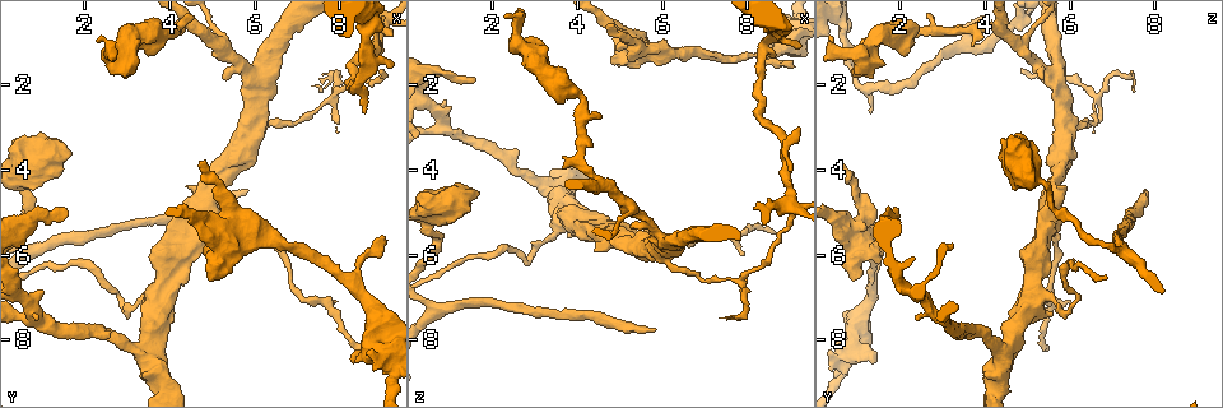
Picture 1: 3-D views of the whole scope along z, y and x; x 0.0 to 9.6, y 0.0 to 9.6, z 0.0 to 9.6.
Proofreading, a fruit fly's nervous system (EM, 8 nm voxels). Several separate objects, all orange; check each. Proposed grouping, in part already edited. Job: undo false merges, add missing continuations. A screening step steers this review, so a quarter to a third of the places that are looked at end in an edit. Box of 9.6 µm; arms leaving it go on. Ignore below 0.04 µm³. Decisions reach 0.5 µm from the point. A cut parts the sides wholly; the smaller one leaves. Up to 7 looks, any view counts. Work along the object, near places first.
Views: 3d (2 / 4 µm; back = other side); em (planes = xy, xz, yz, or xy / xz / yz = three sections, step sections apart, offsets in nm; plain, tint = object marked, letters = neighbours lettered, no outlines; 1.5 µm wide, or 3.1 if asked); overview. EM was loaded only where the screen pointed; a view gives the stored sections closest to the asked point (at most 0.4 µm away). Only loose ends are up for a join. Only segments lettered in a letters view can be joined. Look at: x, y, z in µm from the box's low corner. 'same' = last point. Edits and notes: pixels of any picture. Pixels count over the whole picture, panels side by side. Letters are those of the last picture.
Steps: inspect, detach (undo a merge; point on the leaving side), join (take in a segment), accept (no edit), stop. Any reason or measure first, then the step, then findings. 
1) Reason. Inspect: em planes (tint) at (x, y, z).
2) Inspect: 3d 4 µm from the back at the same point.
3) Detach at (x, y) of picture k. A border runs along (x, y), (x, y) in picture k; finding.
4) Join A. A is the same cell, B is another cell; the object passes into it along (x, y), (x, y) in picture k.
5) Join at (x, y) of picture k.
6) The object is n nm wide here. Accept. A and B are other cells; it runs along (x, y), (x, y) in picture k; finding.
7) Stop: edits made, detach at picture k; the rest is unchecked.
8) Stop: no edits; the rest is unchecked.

Thick turns thin. Inspect: em planes (tint) at (3.75, 0.70, 2.05).

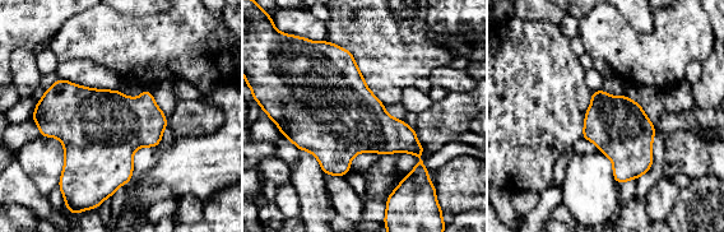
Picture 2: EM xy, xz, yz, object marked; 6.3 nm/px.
What lies round it. Inspect: em planes (letters) at the same point.

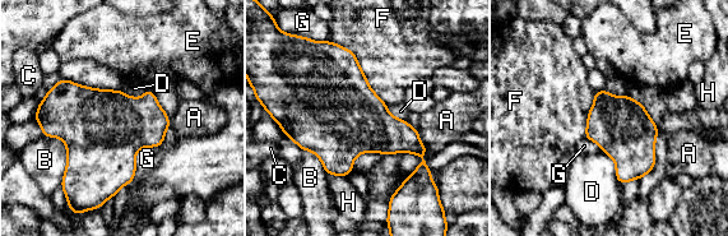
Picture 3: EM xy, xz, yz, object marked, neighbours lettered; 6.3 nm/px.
Accept. A, B, C, D, E, F, G and H are other cells; a border runs along (603, 152), (613, 161), (621, 184) in picture 3; continuous, no second neuron.

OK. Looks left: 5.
Inspect: em planes (tint) at (4.75, 3.90, 0.65).

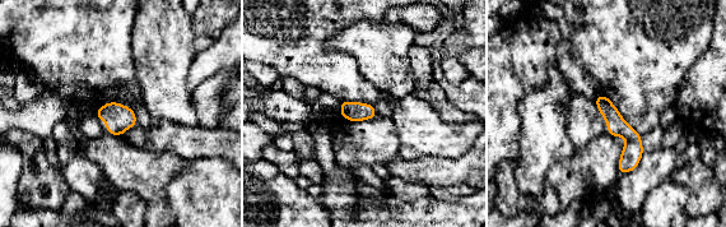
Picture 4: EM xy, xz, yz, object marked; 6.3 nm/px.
Inspect: em planes (letters) at the same point.

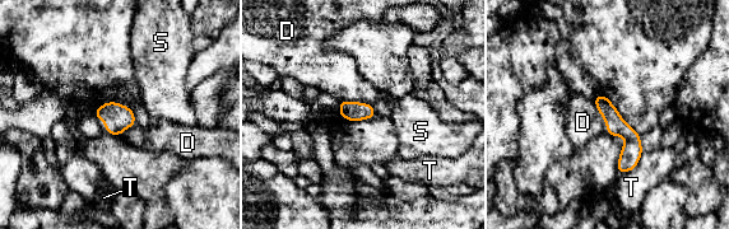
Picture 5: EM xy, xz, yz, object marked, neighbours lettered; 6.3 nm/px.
Accept. D, S and T are other cells; none of them fits.

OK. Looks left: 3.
End of a long branch. Inspect: em planes (letters) at (5.85, 4.45, 7.80).

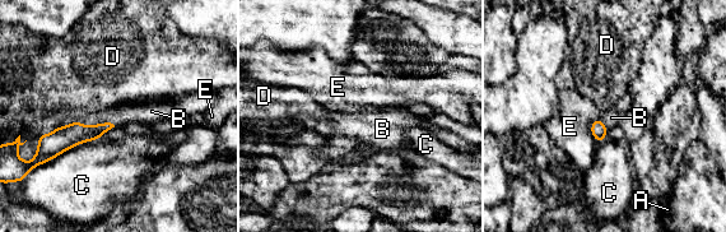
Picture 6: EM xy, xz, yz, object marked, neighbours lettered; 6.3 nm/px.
Join B. B is the same cell, A, C, D and E are other cells; the object passes into it along (64, 138), (96, 125), (120, 115) in picture 6; the neuron continues.

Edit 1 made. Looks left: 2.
Stop: edits made, join at picture 6; the rest is unchecked.

